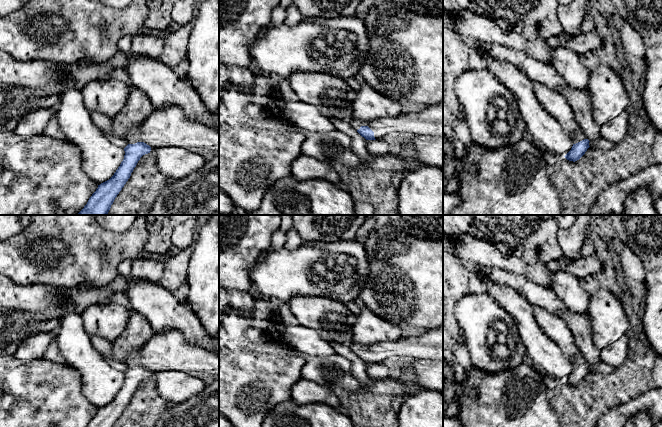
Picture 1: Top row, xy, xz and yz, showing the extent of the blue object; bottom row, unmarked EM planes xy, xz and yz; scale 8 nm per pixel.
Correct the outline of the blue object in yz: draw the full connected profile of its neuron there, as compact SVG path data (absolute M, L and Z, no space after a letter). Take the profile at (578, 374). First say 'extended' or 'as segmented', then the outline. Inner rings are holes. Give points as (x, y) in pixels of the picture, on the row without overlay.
extended | M533 306L533 315L540 329L560 348L573 366L571 374L564 381L573 386L579 384L590 371L590 365L577 347L566 322L539 306Z

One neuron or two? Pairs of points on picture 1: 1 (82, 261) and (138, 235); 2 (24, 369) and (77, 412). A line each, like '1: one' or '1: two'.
1: one
2: one

